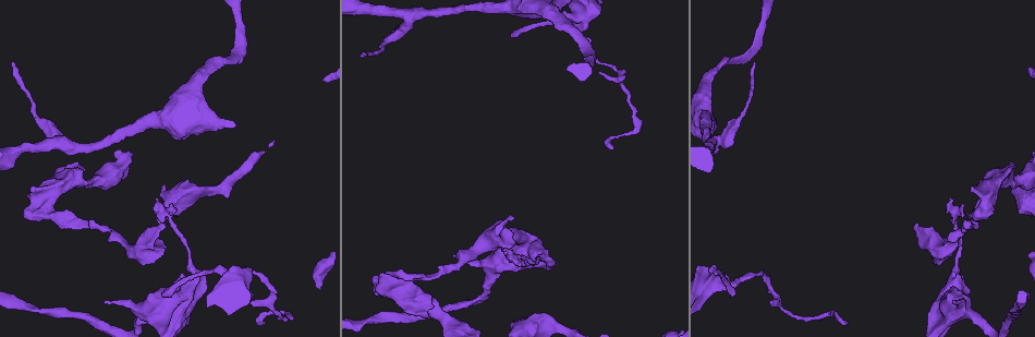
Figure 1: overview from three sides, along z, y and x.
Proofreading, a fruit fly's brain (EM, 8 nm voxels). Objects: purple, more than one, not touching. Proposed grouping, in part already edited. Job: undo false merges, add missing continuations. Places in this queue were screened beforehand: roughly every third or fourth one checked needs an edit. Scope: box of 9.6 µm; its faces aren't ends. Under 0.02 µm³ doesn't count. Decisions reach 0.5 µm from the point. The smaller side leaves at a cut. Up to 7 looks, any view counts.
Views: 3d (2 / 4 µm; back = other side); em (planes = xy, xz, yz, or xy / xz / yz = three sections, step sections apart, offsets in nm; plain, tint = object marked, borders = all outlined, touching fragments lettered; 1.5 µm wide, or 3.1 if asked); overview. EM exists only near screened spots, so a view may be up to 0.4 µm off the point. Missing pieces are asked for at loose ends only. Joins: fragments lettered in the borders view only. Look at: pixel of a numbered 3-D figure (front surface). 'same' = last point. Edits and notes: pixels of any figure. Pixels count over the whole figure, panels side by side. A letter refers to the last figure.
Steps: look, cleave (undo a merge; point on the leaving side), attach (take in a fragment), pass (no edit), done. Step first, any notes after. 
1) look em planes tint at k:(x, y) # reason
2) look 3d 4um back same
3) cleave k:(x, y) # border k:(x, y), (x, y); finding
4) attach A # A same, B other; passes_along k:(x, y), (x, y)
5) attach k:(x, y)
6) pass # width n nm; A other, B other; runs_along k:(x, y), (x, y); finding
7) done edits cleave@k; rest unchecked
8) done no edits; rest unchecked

look em planes borders at 1:(716, 278) # branch stops here

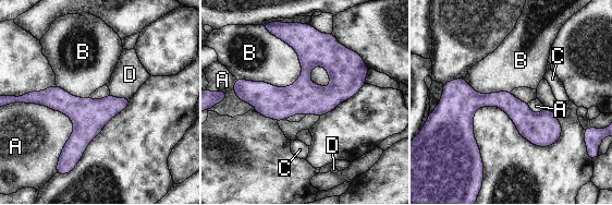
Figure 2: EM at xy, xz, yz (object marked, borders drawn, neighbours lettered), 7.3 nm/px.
pass # longest_contact A 600 nm; A other, B other, C other, D other; border 2:(11, 103), (73, 123), (57, 172); none of them fits

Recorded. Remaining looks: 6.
look em yz step 4 tint at 1:(717, 142) # three-way junction

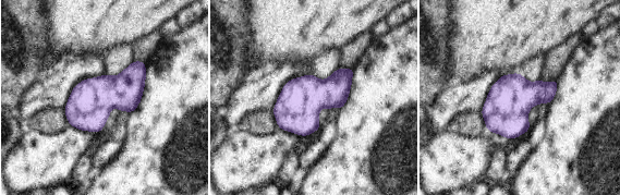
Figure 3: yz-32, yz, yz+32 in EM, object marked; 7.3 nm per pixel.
look em xz step 4 borders same

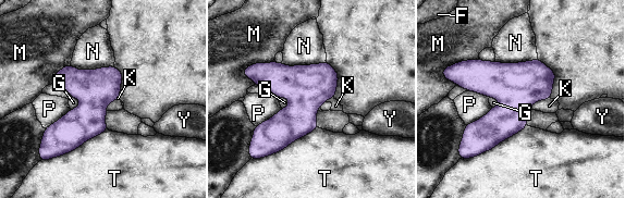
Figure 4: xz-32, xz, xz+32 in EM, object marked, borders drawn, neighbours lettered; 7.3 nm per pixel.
pass # longest_contact T 460 nm; F other, G other, K other, M other, N other, P other, T other, Y other; border 4:(77, 97), (81, 102), (71, 110); one neuron here

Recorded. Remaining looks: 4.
look 3d 4um at 1:(755, 62) # end of a long branch

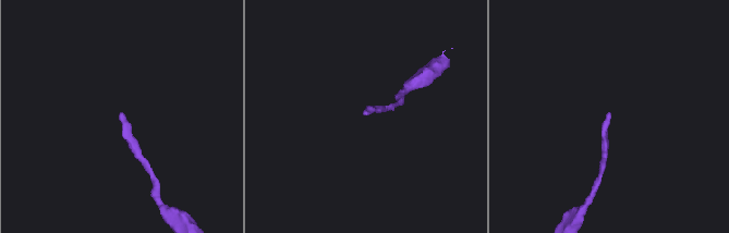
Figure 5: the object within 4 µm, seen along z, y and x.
look em planes plain at 5:(365, 113)

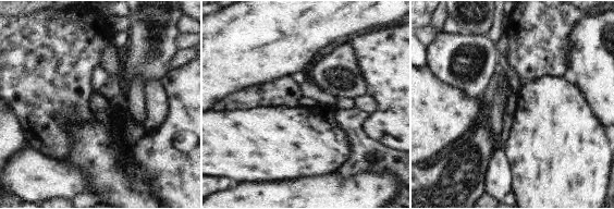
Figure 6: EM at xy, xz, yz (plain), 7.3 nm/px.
look em planes borders same # what lies round it

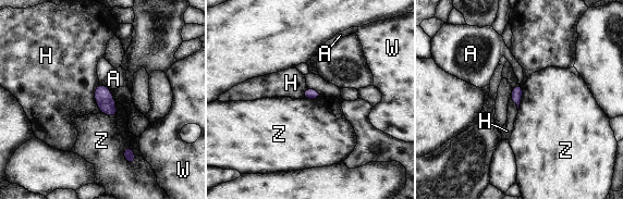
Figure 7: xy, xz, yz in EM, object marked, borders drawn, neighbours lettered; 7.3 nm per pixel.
pass # A other, H other, W other, Z other; border 7:(126, 146), (124, 158), (132, 164); none of them fits

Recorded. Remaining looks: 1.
done no edits; rest unchecked

